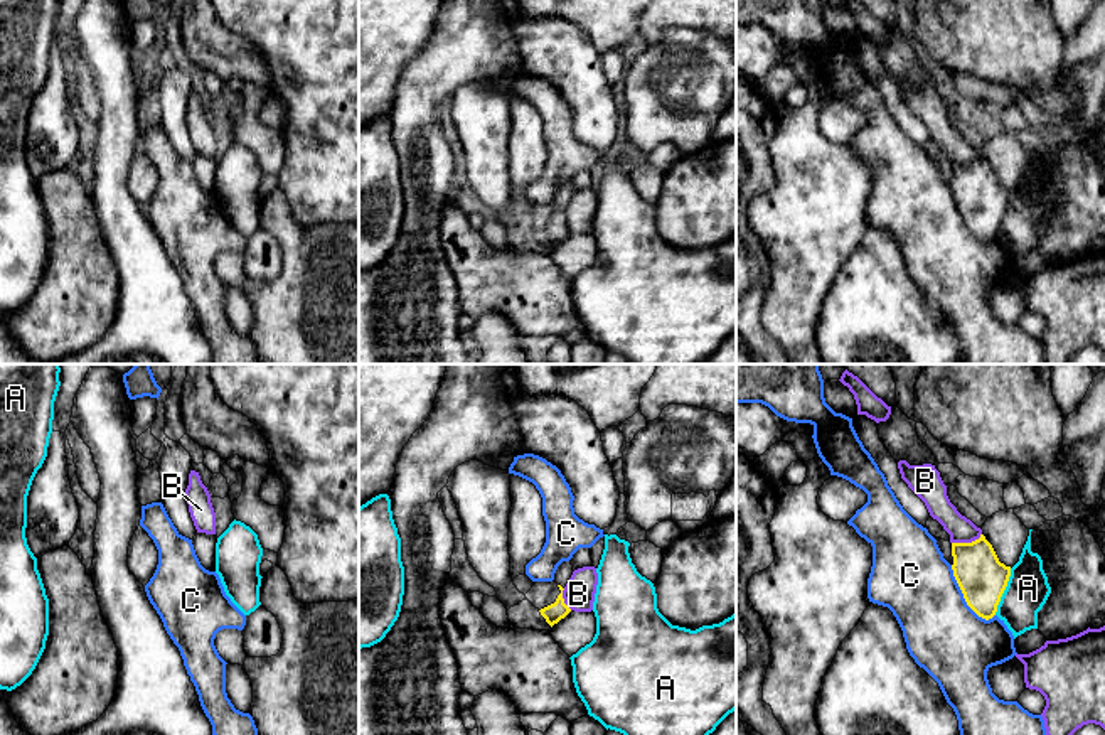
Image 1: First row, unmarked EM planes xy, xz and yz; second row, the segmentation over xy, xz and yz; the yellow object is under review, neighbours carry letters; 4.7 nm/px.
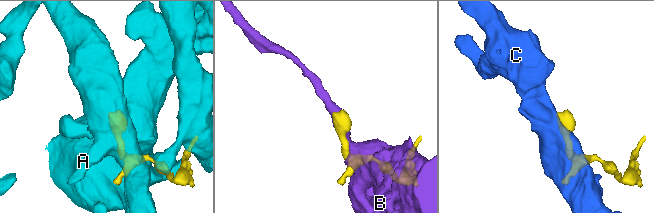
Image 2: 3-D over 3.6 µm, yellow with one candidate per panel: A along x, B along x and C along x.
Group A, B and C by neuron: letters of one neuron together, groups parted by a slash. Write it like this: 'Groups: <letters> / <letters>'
Groups: A / B / C

